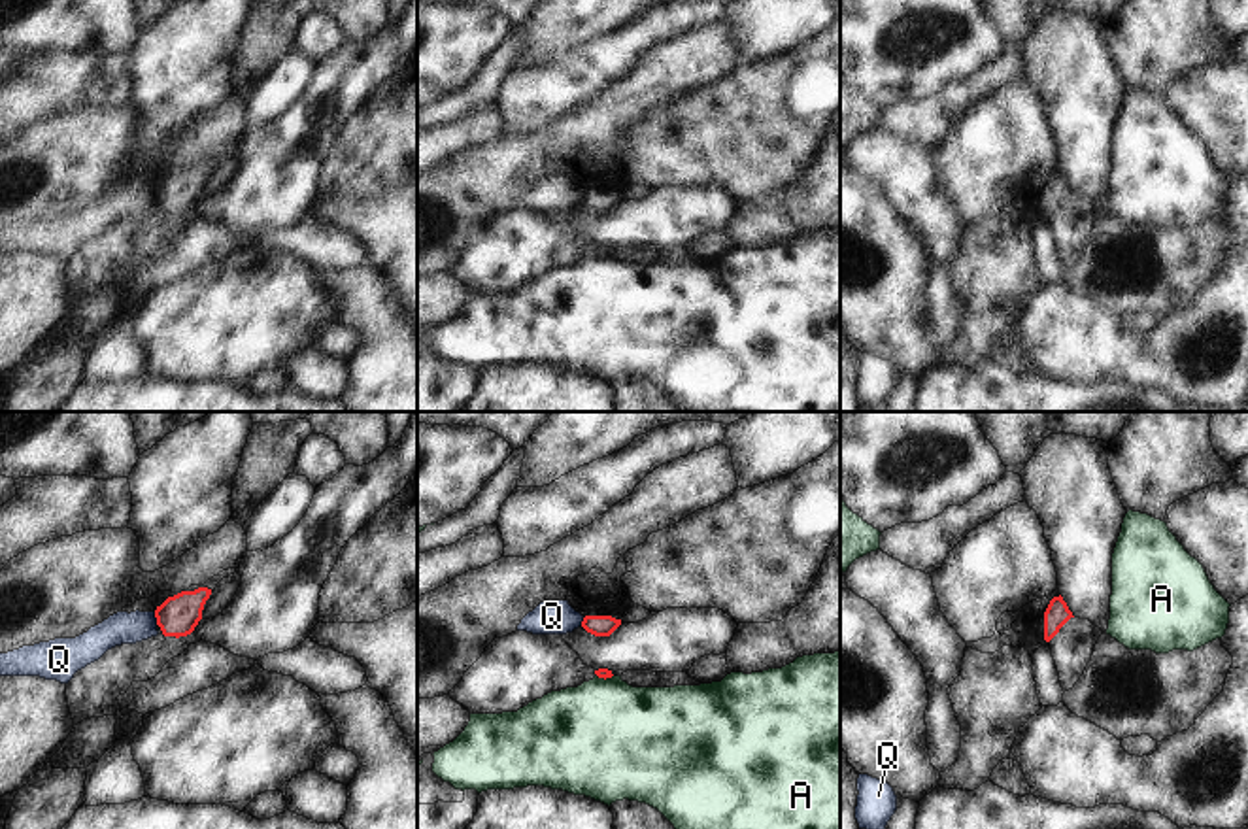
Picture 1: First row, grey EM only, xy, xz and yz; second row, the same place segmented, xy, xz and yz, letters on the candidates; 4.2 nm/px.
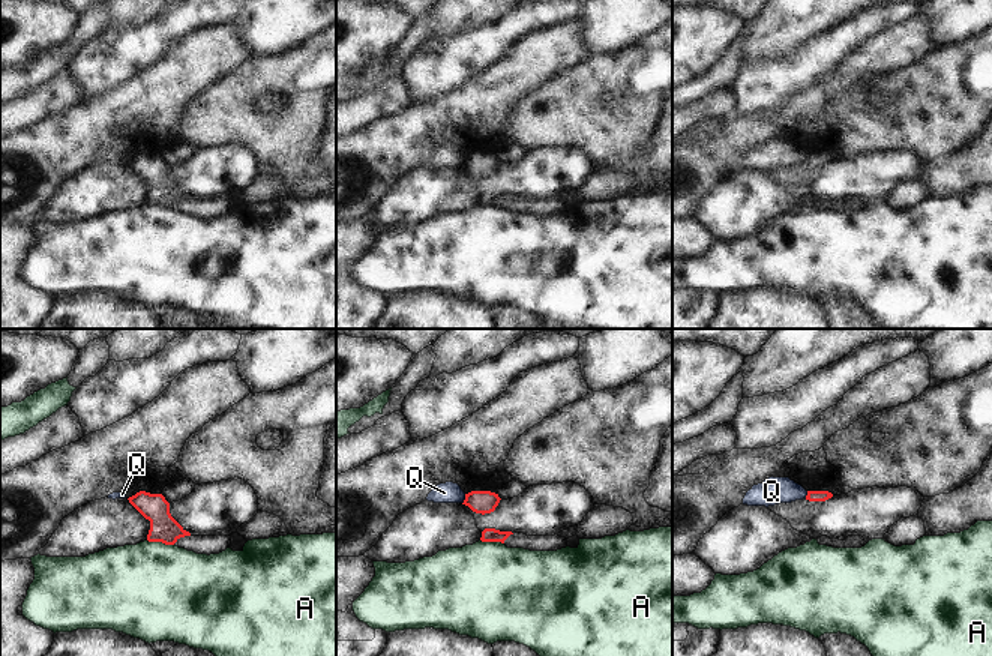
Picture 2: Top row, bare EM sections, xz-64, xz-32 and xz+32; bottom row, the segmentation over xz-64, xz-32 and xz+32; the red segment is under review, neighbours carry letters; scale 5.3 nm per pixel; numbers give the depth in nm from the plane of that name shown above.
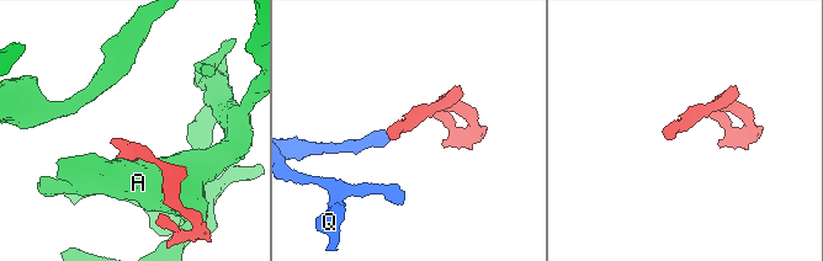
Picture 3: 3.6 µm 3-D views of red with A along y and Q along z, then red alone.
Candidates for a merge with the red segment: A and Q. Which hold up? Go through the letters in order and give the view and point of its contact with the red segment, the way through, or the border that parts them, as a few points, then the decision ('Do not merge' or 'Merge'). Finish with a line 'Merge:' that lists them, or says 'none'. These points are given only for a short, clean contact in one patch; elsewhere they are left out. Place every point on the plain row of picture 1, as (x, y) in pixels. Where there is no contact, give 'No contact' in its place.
A: Touches red at xz (605, 255). Do not merge
Q: Touches red at xy (155, 193). Boundary: xy (153, 189), (157, 201). Do not merge
Merge: none

